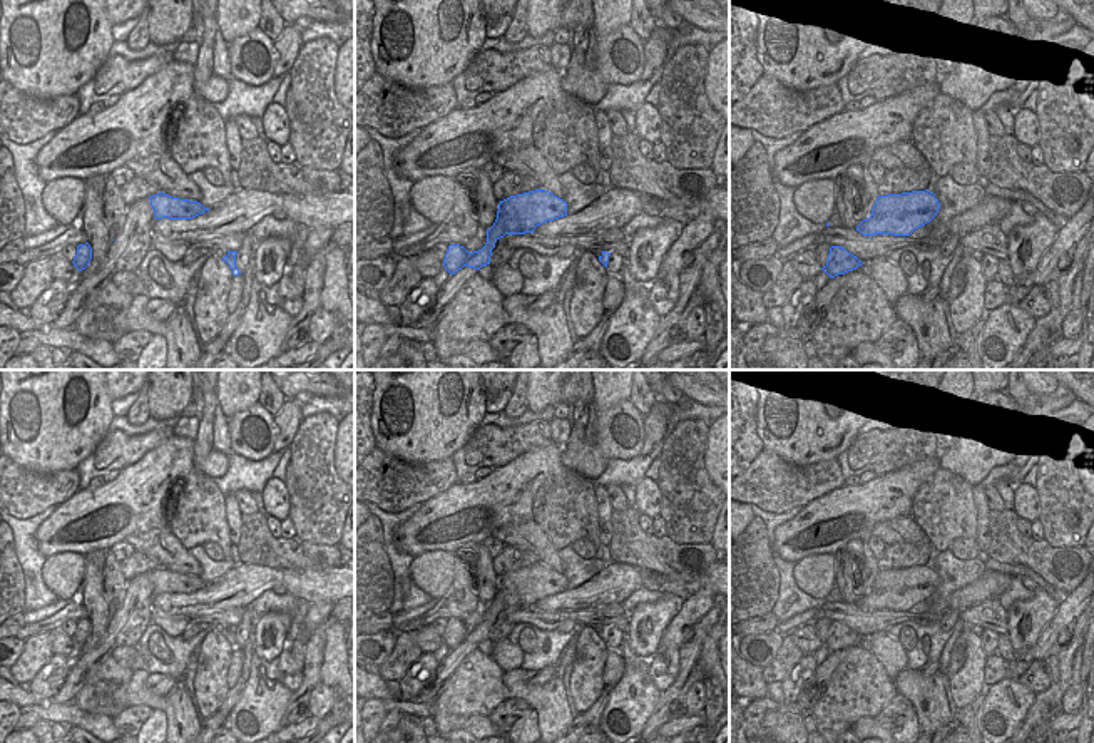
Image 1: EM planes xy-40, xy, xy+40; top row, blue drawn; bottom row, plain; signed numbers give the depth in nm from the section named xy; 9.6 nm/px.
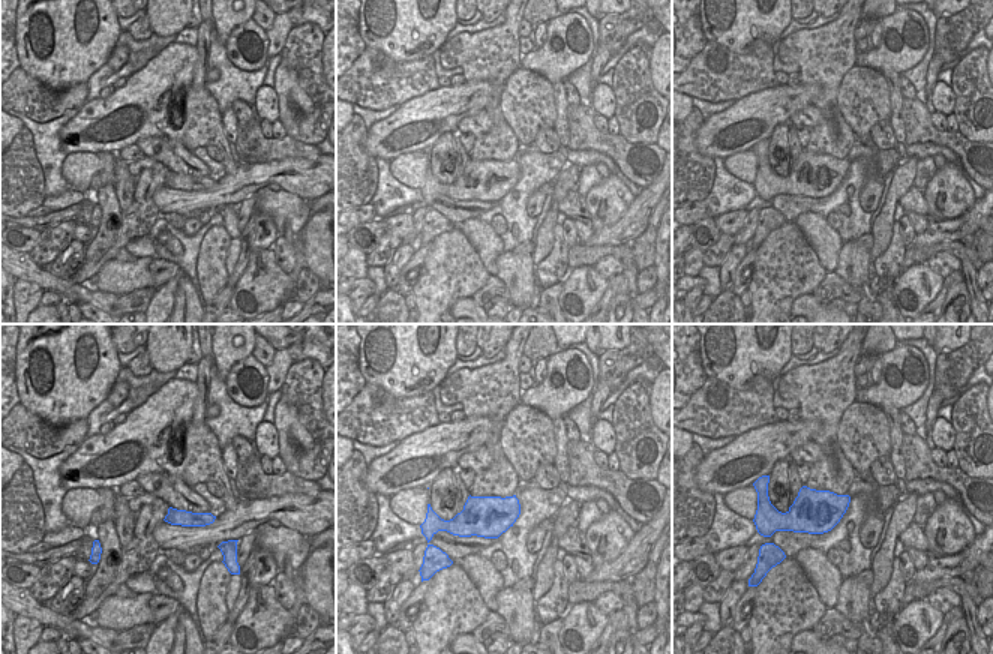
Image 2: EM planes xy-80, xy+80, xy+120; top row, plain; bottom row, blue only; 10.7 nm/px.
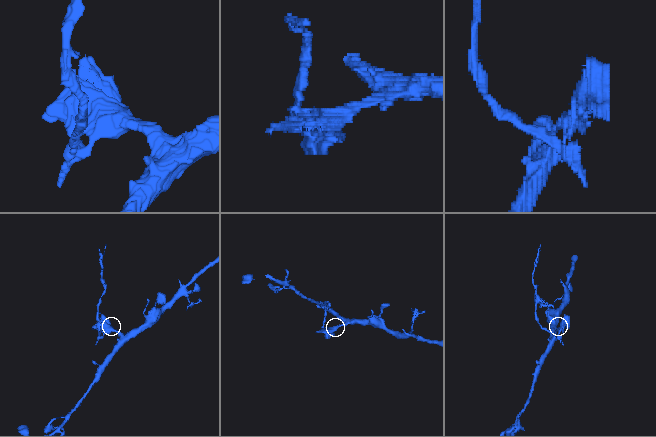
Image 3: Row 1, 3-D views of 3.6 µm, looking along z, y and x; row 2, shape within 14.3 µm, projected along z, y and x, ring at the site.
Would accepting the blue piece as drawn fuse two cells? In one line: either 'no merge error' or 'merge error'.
merge error

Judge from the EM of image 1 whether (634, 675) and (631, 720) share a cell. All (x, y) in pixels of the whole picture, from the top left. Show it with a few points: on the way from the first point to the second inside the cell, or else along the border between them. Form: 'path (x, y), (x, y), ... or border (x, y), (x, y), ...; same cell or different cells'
path (634, 686), (631, 708); same cell

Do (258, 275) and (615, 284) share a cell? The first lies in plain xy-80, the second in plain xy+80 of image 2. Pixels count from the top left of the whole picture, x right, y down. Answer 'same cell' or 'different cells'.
different cells

